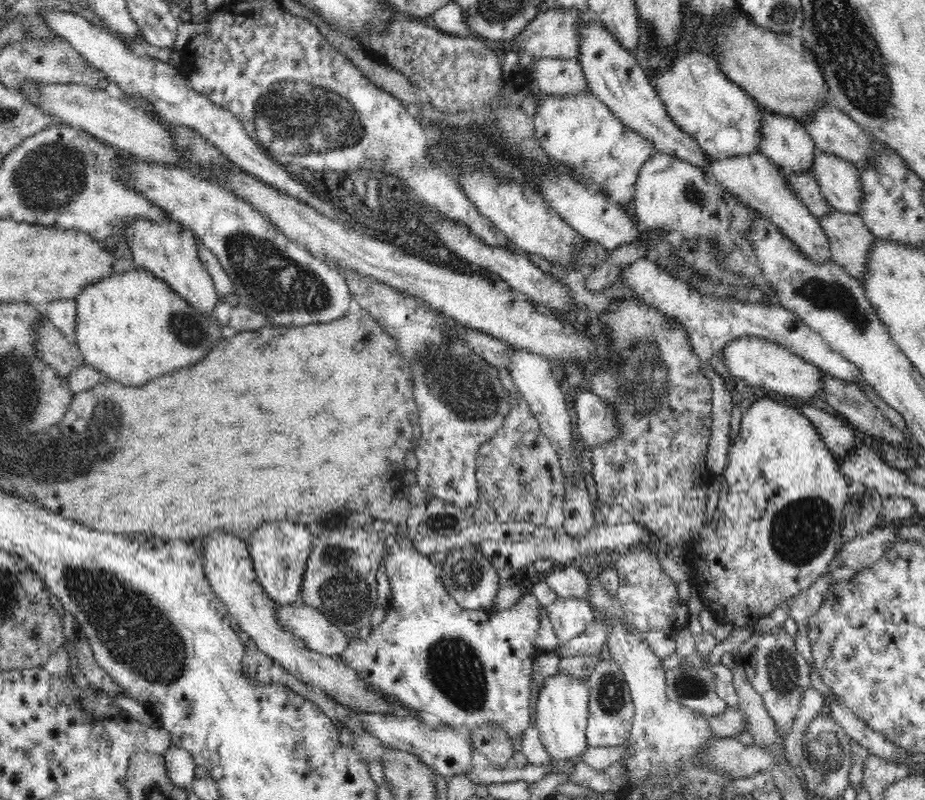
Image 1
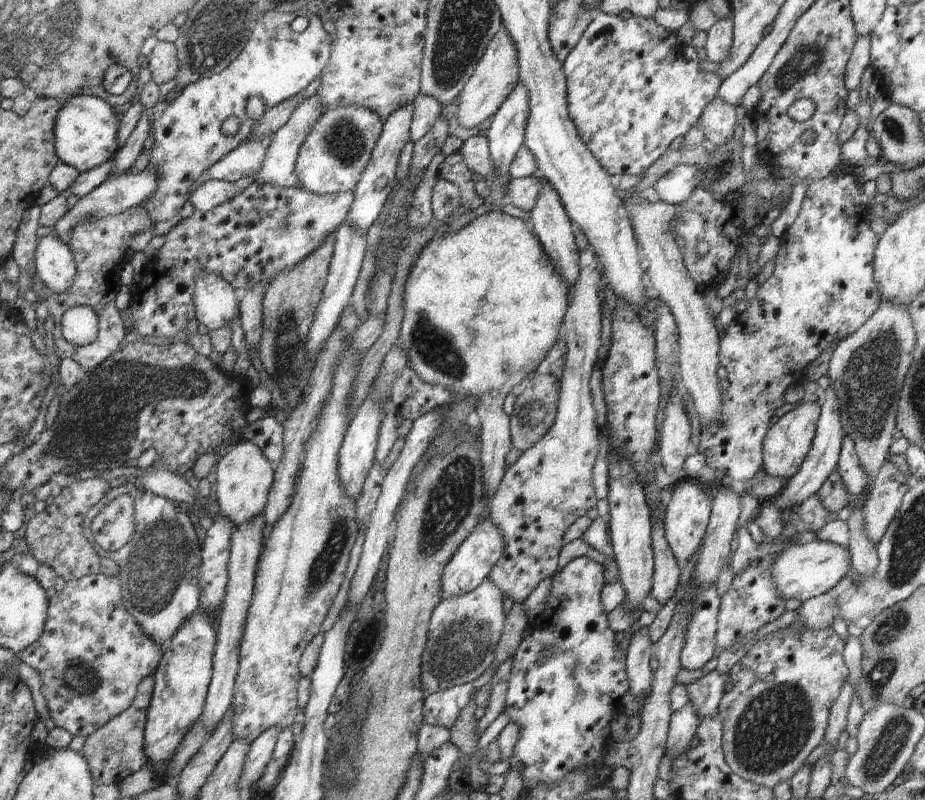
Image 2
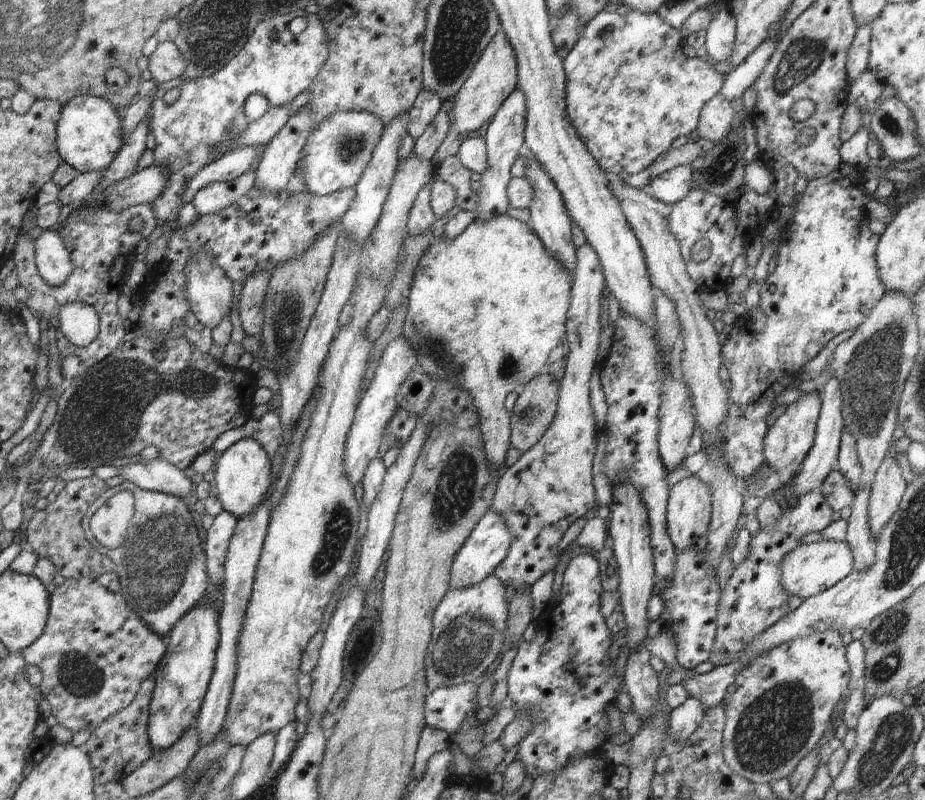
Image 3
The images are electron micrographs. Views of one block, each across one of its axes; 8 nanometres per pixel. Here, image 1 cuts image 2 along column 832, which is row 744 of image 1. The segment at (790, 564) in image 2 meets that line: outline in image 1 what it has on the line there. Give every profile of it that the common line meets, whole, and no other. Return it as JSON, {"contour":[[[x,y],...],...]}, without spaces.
{"contour":[[[558,671],[548,676],[539,690],[536,704],[536,725],[545,750],[551,760],[562,762],[577,758],[586,752],[588,739],[589,688],[582,677],[572,677],[570,673]]]}

